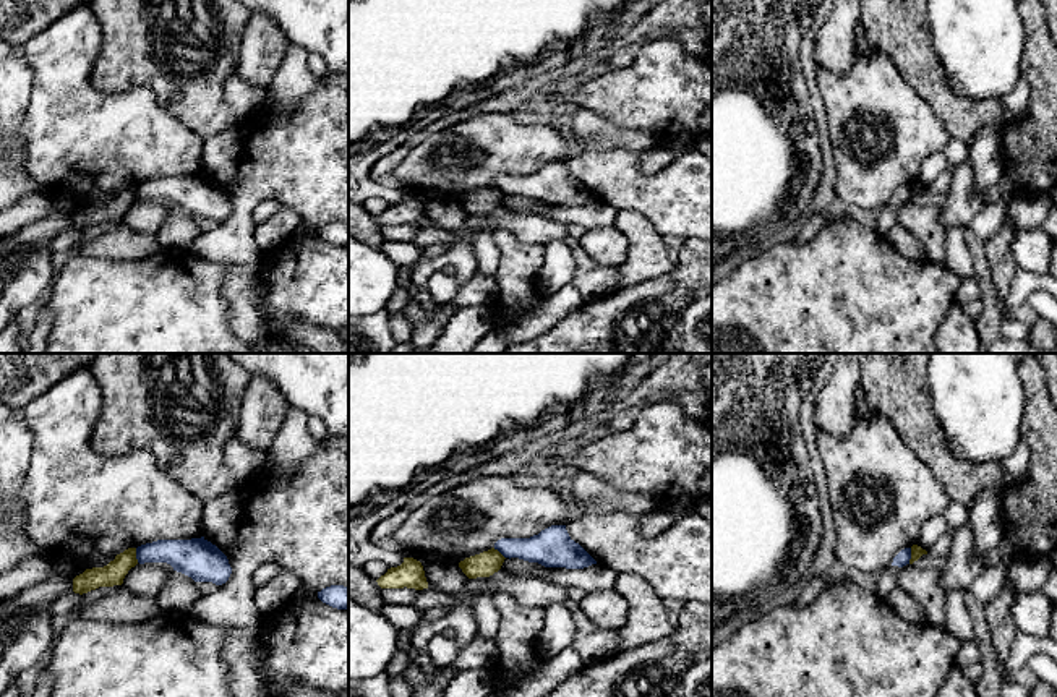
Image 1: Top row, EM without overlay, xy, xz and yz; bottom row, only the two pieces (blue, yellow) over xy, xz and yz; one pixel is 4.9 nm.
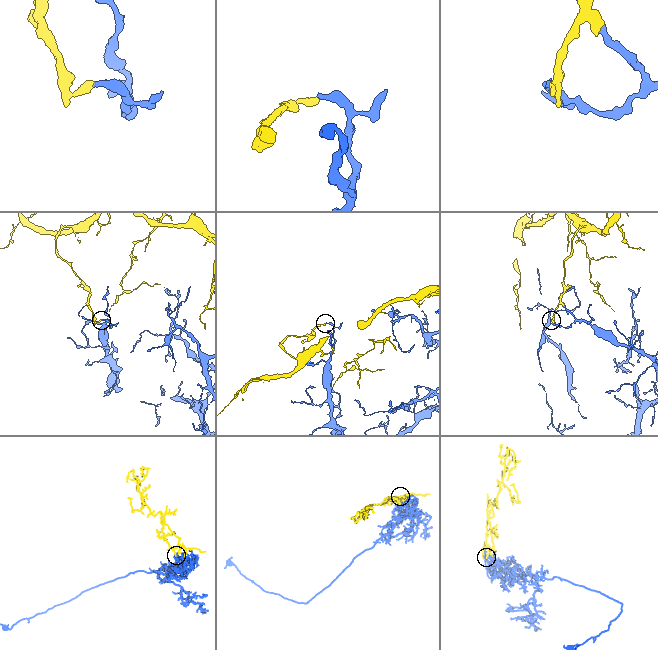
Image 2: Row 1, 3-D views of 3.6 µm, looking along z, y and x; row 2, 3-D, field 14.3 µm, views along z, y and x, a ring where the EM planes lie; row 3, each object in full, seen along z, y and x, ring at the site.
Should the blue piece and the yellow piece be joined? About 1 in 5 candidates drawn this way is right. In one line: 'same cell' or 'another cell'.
another cell

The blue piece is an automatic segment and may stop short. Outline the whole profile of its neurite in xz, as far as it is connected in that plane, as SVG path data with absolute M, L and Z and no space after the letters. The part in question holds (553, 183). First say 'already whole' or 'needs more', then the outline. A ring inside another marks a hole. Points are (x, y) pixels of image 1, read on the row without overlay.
already whole; M551 162L530 175L501 175L494 180L504 195L519 195L545 204L584 206L597 198L576 180L566 162Z

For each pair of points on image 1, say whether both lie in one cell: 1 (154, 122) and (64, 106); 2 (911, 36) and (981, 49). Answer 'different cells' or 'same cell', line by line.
1: same cell
2: different cells

